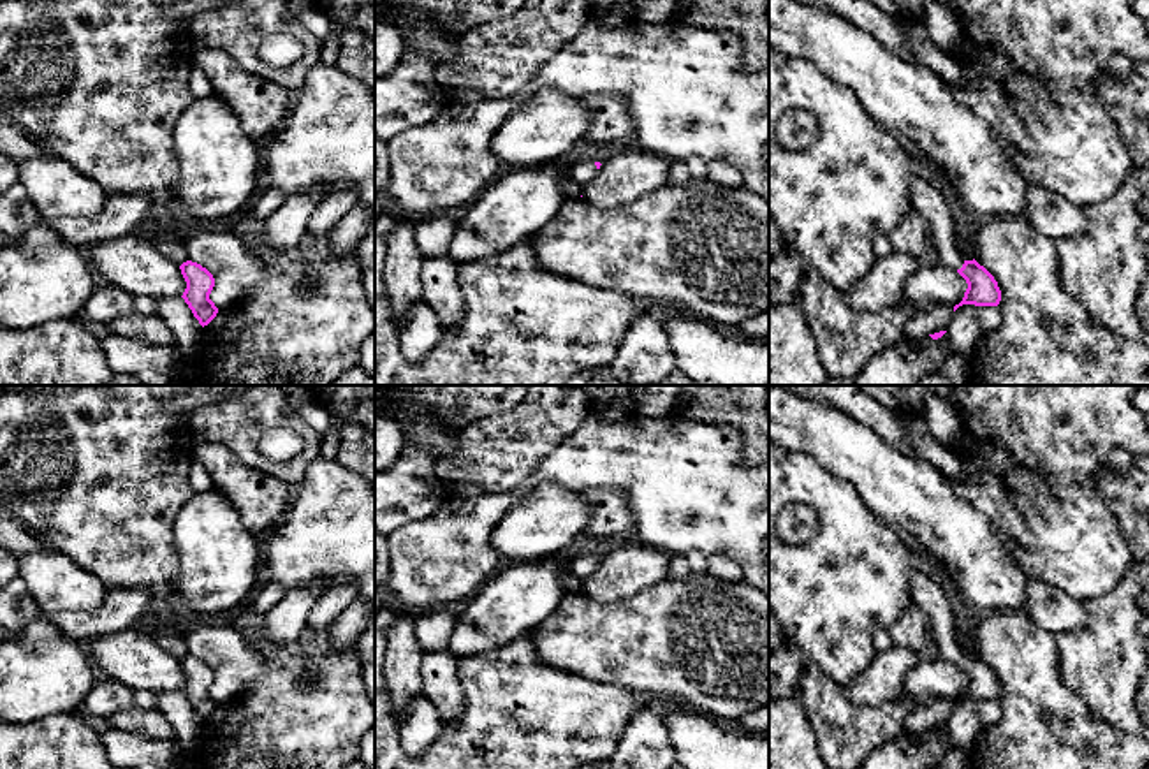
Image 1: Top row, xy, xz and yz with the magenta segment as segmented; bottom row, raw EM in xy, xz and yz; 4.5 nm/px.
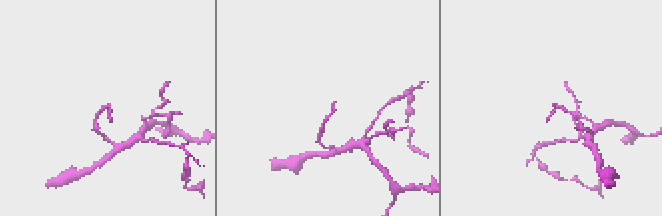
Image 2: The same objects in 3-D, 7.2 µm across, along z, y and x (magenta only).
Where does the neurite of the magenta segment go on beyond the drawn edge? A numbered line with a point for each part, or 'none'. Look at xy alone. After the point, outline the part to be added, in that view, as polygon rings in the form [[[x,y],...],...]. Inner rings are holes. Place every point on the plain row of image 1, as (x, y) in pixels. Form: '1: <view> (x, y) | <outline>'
none

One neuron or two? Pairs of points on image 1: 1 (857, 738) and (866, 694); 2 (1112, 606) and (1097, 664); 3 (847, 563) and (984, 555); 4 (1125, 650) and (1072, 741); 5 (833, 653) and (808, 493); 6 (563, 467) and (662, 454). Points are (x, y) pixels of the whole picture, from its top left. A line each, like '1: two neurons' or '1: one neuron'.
1: two neurons
2: one neuron
3: two neurons
4: two neurons
5: one neuron
6: one neuron

